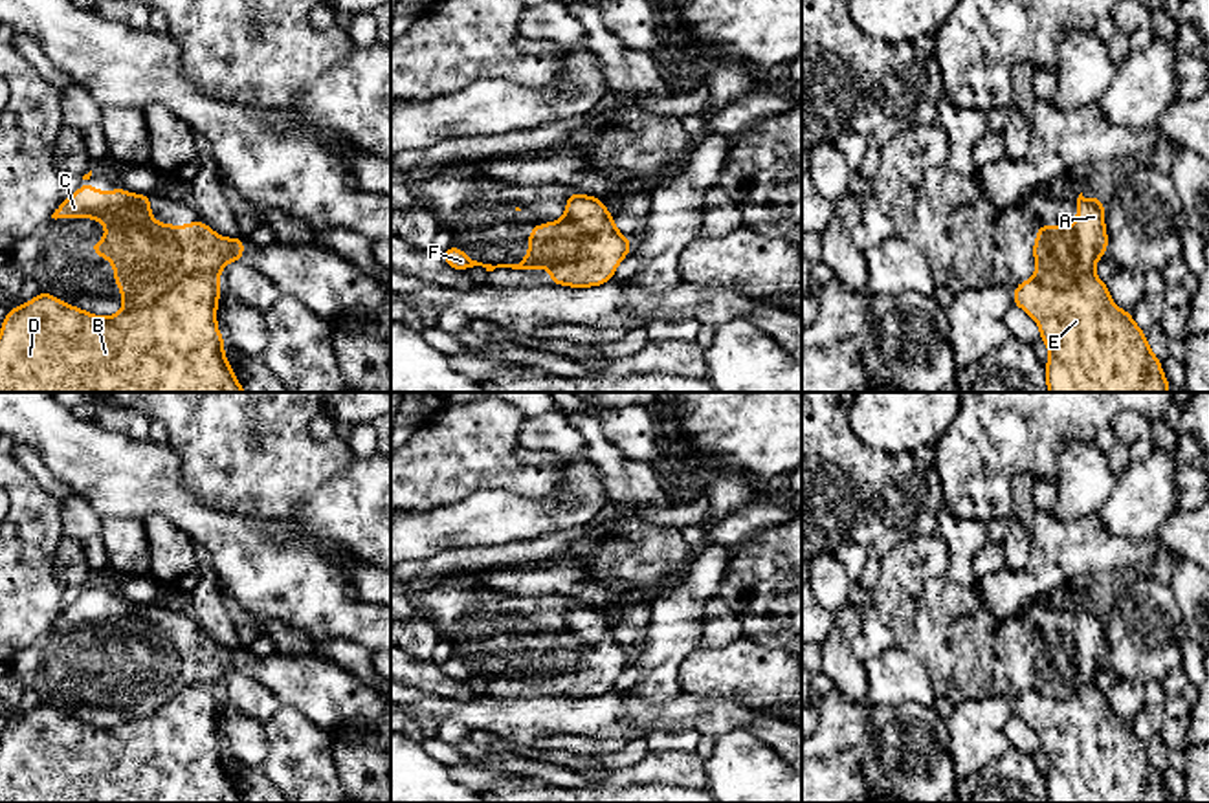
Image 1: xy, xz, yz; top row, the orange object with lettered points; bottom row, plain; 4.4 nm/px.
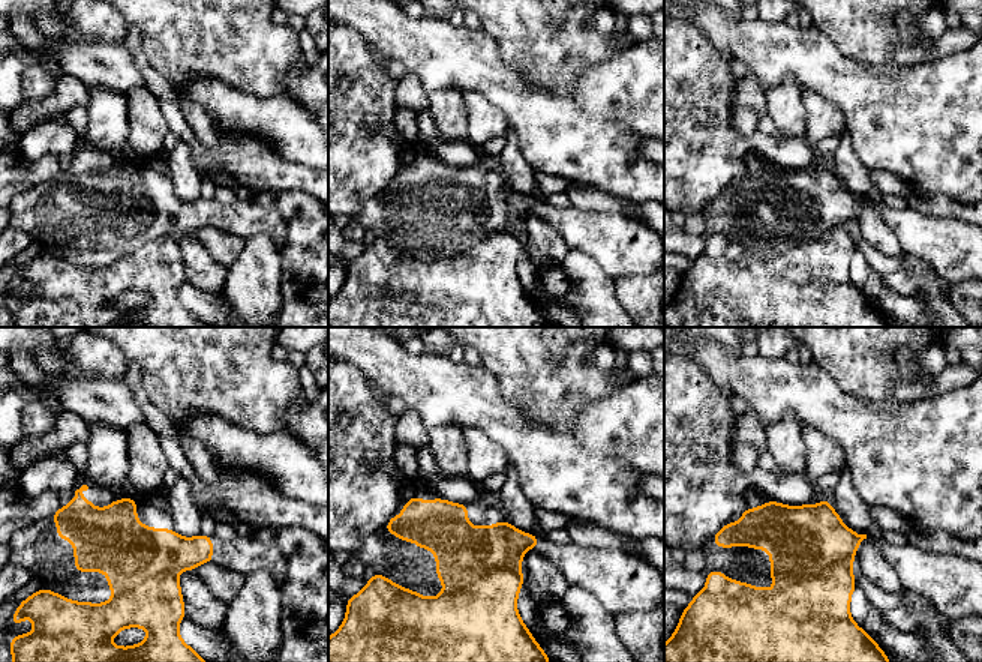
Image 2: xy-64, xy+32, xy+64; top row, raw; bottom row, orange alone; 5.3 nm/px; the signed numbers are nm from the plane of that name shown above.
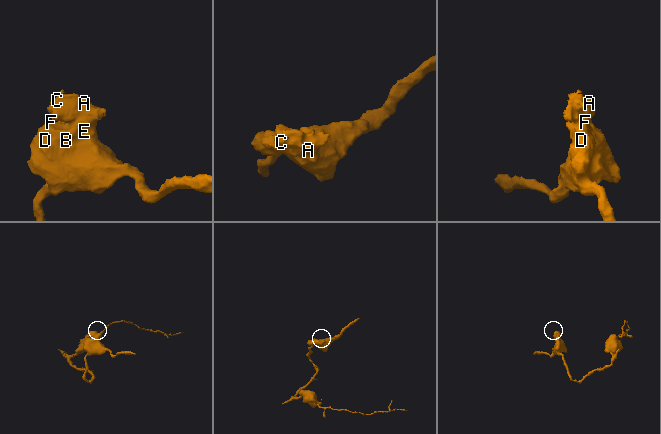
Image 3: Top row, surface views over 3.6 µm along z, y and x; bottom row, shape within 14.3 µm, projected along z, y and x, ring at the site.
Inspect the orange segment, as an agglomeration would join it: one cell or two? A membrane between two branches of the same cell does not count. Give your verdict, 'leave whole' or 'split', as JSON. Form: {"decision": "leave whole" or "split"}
{"decision": "split"}

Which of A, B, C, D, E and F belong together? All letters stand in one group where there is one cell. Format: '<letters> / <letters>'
A C / B D E F

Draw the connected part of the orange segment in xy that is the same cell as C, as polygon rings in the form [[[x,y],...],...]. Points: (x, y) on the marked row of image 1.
[[[81,185],[70,198],[61,202],[51,218],[95,218],[103,224],[108,231],[106,236],[88,246],[88,249],[112,262],[114,280],[121,290],[125,310],[149,304],[185,275],[218,277],[226,264],[244,257],[242,236],[220,236],[200,220],[189,226],[156,222],[150,211],[150,194],[130,194],[125,187],[101,192],[94,185]]]

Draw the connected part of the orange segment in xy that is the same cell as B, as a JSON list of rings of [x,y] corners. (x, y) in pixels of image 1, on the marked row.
[[[185,275],[149,304],[99,317],[48,292],[9,310],[0,328],[0,392],[246,392],[224,356],[216,324],[220,280]]]

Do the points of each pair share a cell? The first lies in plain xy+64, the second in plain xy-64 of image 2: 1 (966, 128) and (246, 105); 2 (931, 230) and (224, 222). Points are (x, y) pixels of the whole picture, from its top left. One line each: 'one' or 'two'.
1: two
2: one

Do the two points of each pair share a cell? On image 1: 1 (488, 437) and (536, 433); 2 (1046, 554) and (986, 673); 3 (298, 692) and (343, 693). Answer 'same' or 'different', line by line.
1: different
2: different
3: same

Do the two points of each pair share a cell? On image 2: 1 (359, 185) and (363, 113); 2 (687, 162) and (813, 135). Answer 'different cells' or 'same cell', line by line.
1: same cell
2: different cells

